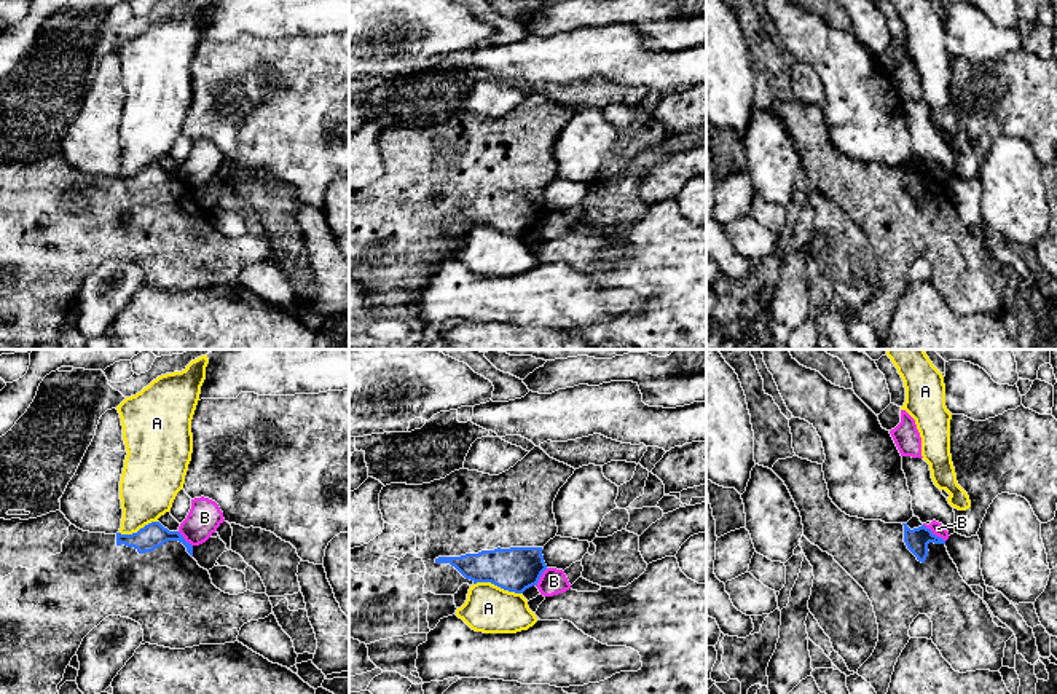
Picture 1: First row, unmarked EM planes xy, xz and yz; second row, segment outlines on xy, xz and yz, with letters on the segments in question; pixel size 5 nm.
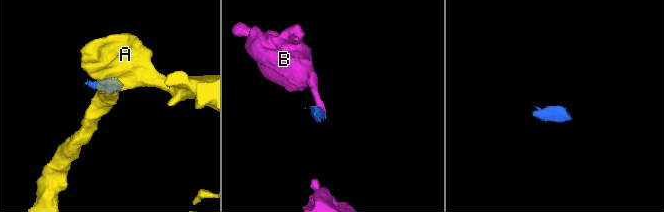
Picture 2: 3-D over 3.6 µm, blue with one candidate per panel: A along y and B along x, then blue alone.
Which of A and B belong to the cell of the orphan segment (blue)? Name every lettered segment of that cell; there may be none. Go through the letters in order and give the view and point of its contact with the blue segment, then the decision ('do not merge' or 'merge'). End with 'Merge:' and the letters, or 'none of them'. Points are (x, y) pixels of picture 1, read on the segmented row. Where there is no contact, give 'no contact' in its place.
A: xz (498, 586) | do not merge
B: yz (935, 535) | do not merge
Merge: none of them

